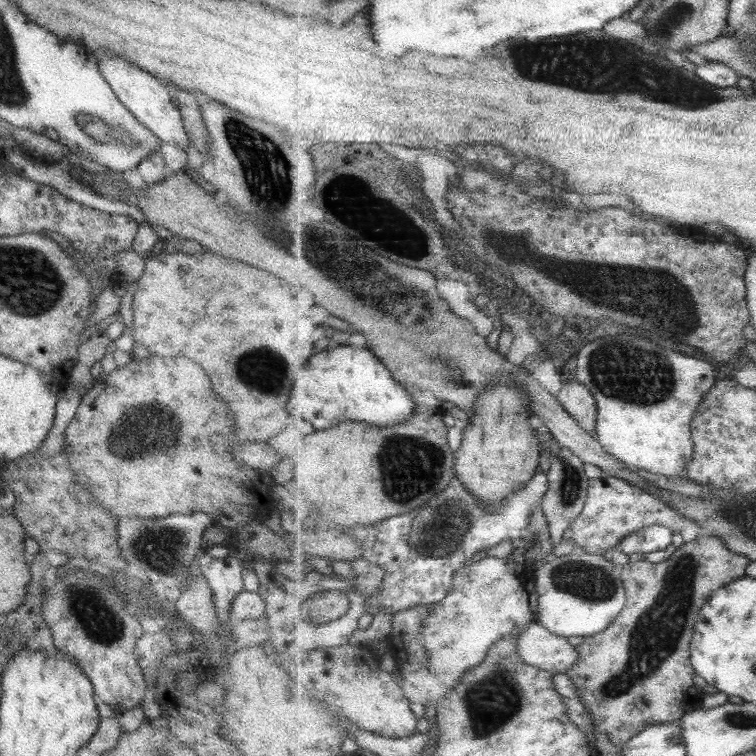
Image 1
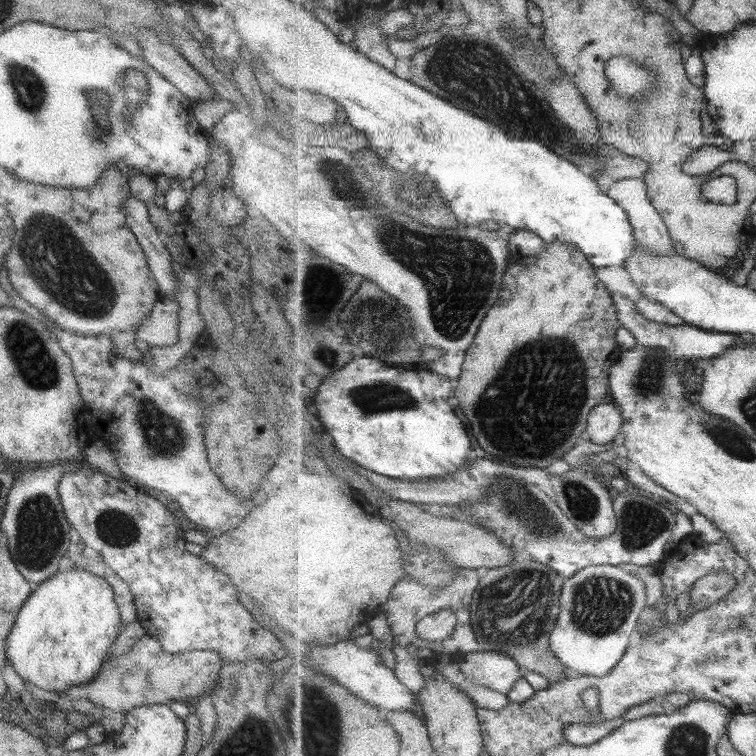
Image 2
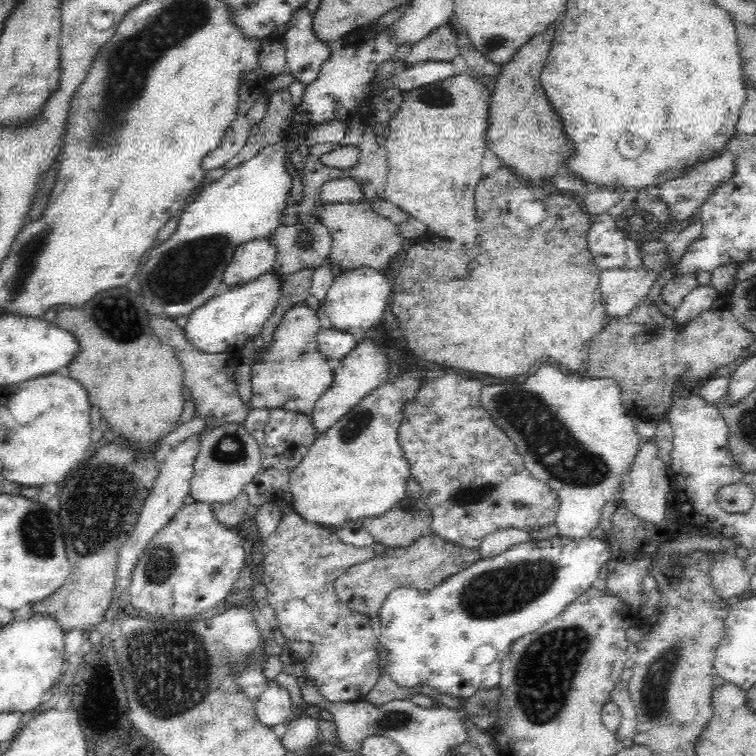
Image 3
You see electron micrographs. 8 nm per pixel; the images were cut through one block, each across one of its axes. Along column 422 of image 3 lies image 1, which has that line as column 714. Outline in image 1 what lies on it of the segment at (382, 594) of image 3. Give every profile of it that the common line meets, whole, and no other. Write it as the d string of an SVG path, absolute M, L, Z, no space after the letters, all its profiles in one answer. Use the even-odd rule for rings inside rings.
M702 533L697 536L694 541L689 541L681 545L676 551L664 561L658 563L648 562L646 559L634 562L628 562L624 565L622 570L622 578L624 579L624 585L627 590L628 601L621 611L621 614L616 618L617 622L613 622L613 626L609 626L609 630L600 632L584 638L584 642L577 645L578 651L580 652L580 660L566 673L569 680L577 689L579 694L579 701L583 704L586 711L591 715L593 722L593 734L591 740L595 740L596 733L603 733L608 736L611 744L615 747L623 748L627 742L637 737L637 734L641 734L645 727L648 725L661 725L665 723L673 723L682 720L687 713L691 713L692 710L700 709L702 707L702 690L695 684L695 668L691 666L692 652L689 652L689 644L691 644L691 638L696 631L696 624L701 612L701 609L705 606L705 603L712 594L719 590L721 587L726 587L733 581L740 579L746 575L746 570L753 560L749 557L737 554L733 552L727 543L724 543L719 537L714 537L708 533Z

